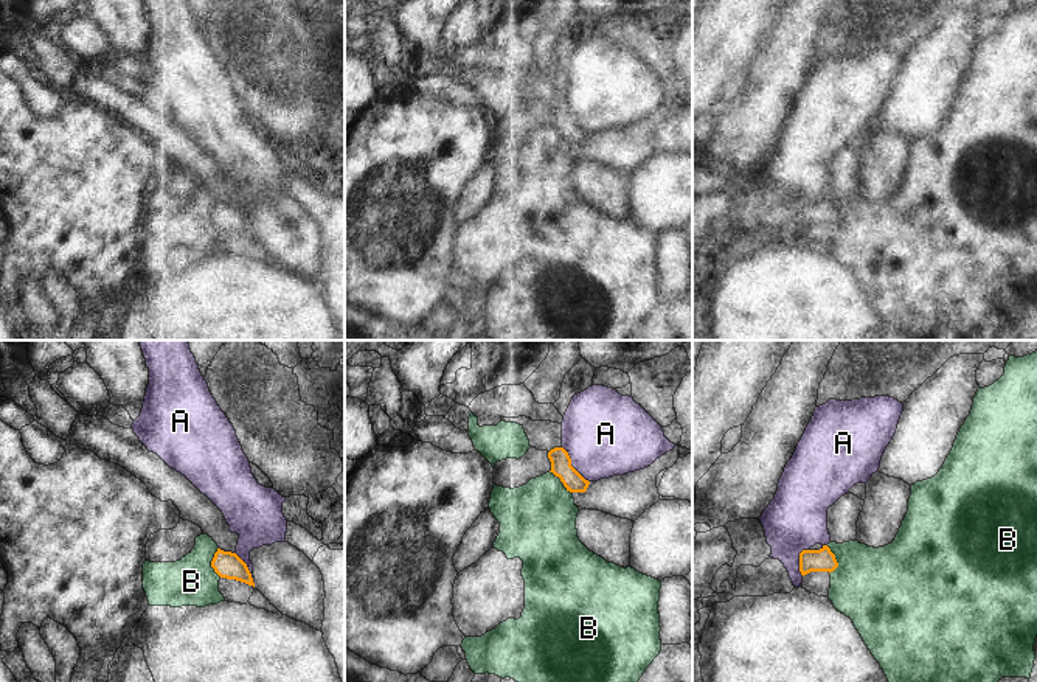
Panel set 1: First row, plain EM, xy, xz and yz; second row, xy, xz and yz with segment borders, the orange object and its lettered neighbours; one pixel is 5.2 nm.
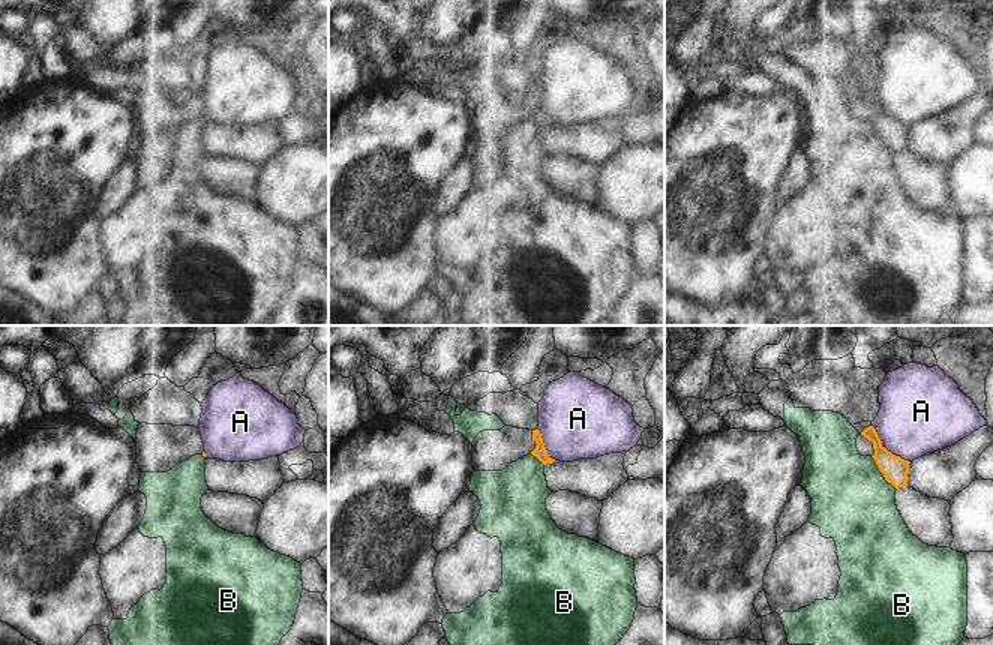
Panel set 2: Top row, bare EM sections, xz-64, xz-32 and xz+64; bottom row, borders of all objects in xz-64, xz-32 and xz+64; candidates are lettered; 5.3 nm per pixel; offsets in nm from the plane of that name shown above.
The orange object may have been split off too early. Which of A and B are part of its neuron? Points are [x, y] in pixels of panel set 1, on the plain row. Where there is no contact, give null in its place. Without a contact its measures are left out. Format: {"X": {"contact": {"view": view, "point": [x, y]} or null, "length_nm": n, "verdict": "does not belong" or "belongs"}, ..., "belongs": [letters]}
{"A": {"contact": {"view": "xz", "point": [570, 117]}, "length_nm": 240, "verdict": "does not belong"}, "B": {"contact": {"view": "xy", "point": [211, 215]}, "length_nm": 160, "verdict": "does not belong"}, "belongs": []}

